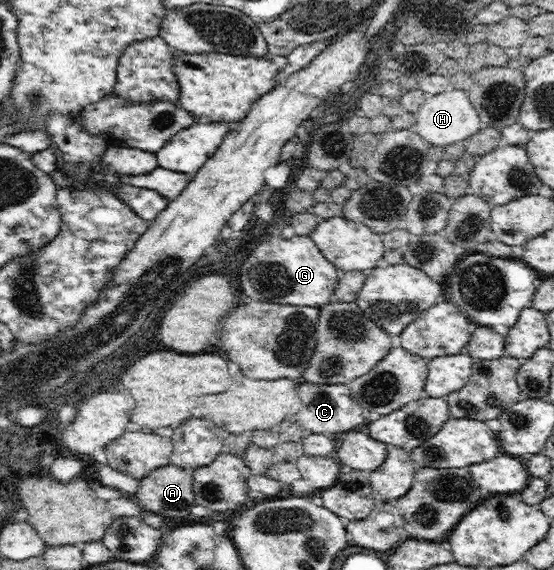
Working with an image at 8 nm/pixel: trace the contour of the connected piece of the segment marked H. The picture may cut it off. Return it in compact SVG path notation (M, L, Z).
M445 91L435 97L427 98L421 109L415 113L415 118L414 131L435 146L463 141L481 129L480 117L470 100L465 95L453 91Z

